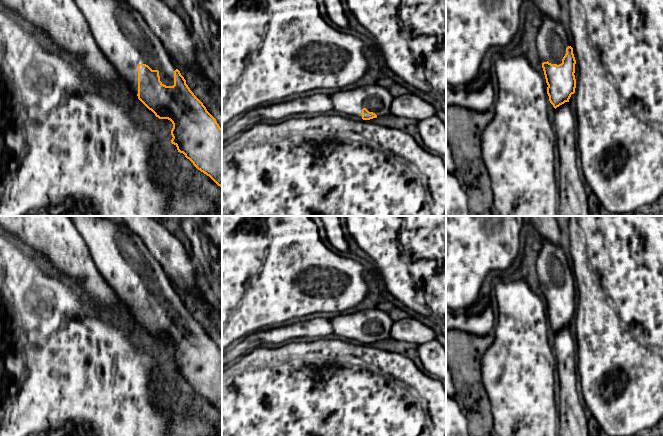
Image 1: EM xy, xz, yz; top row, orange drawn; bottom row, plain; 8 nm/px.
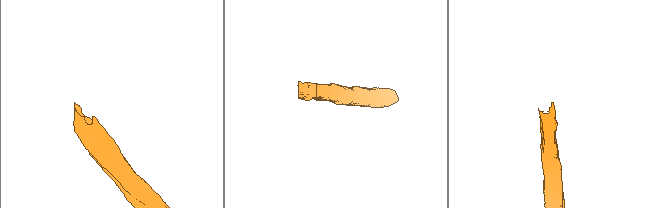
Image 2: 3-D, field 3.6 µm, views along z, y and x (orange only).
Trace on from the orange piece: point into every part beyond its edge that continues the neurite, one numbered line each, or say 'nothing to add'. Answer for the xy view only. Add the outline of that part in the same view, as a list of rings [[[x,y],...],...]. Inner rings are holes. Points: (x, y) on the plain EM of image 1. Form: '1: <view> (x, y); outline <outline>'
1: xy (121, 256); outline [[[69,216],[84,239],[92,259],[106,282],[118,295],[124,305],[128,306],[135,318],[138,318],[138,289],[146,288],[152,294],[158,294],[160,305],[166,310],[174,309],[174,295],[177,293],[158,261],[152,256],[143,240],[128,228],[120,228],[103,216]]]

